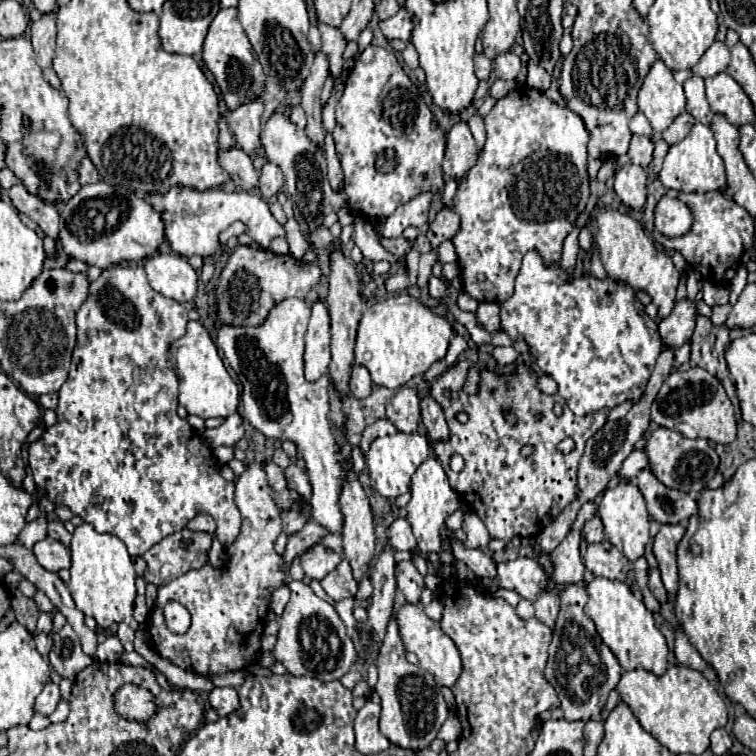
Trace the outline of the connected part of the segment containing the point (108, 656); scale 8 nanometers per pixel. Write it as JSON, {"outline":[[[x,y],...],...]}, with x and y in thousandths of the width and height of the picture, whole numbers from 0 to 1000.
{"outline":[[[144,840],[142,845],[130,853],[126,868],[132,876],[155,876],[164,862],[164,857],[153,840]]]}

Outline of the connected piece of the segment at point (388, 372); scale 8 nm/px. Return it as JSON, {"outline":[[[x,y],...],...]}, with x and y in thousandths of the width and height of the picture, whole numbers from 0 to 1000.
{"outline":[[[542,389],[516,392],[481,410],[471,444],[468,481],[481,484],[489,492],[495,508],[524,516],[545,497],[561,495],[577,476],[587,474],[601,442],[603,437],[590,421],[571,415],[566,405]]]}

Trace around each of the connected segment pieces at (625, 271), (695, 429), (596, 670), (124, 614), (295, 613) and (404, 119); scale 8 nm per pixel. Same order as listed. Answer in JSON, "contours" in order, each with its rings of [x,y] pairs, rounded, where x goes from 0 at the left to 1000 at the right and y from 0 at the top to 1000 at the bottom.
{"contours":[[[[799,278],[791,283],[788,294],[788,323],[804,365],[815,373],[836,378],[839,384],[854,386],[862,394],[862,402],[870,405],[870,418],[881,421],[894,402],[894,381],[899,370],[899,360],[892,354],[889,341],[878,331],[873,331],[862,315],[854,312],[847,294],[836,286],[825,286],[817,278]]],[[[913,487],[910,492],[889,492],[865,534],[862,534],[862,556],[870,563],[899,571],[907,579],[934,579],[950,587],[966,587],[975,577],[975,556],[971,553],[971,538],[963,529],[958,511],[947,497],[934,492],[931,487]]],[[[754,772],[741,786],[741,812],[728,852],[728,870],[720,886],[725,902],[738,913],[749,952],[796,952],[796,937],[804,918],[823,894],[823,881],[807,862],[807,857],[791,841],[786,823],[775,815],[772,802],[778,783],[772,775]]],[[[119,693],[101,696],[95,706],[95,749],[93,749],[93,770],[90,780],[101,796],[101,804],[111,810],[114,815],[122,815],[127,825],[140,833],[146,825],[167,823],[172,825],[175,807],[177,807],[177,791],[180,791],[180,775],[177,775],[177,749],[175,738],[164,722],[164,717],[151,706],[132,706]]],[[[384,767],[381,778],[386,780],[386,788],[370,815],[370,836],[362,854],[365,873],[389,894],[413,894],[429,902],[450,899],[471,876],[471,860],[458,839],[452,817],[444,804],[423,794],[405,770]]],[[[487,61],[466,90],[455,124],[444,138],[444,201],[455,225],[455,254],[463,259],[463,278],[484,288],[513,288],[532,267],[558,254],[577,257],[587,246],[585,212],[590,180],[579,169],[571,146],[563,140],[553,116],[532,93],[524,74],[503,61]]]]}

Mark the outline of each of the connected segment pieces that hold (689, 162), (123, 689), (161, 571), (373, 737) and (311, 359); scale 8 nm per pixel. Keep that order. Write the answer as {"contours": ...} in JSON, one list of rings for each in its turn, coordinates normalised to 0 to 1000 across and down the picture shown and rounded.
{"contours":[[[[921,161],[905,185],[886,193],[873,225],[873,238],[881,249],[902,254],[939,254],[960,249],[958,214],[947,201],[947,185],[939,167]]],[[[164,905],[151,918],[151,939],[167,952],[196,955],[206,944],[206,931],[198,913],[180,905]]],[[[249,698],[228,709],[220,709],[214,717],[204,720],[190,733],[190,741],[196,746],[190,767],[214,775],[254,751],[270,749],[275,741],[278,720],[280,720],[278,706],[254,704]]],[[[487,926],[468,952],[468,968],[471,968],[471,992],[479,997],[503,997],[505,992],[513,992],[516,981],[511,974],[500,966],[500,947],[503,947],[503,931]]],[[[418,399],[413,405],[413,421],[405,439],[402,463],[402,500],[418,505],[434,492],[437,479],[437,415],[431,415],[431,402]]]]}

